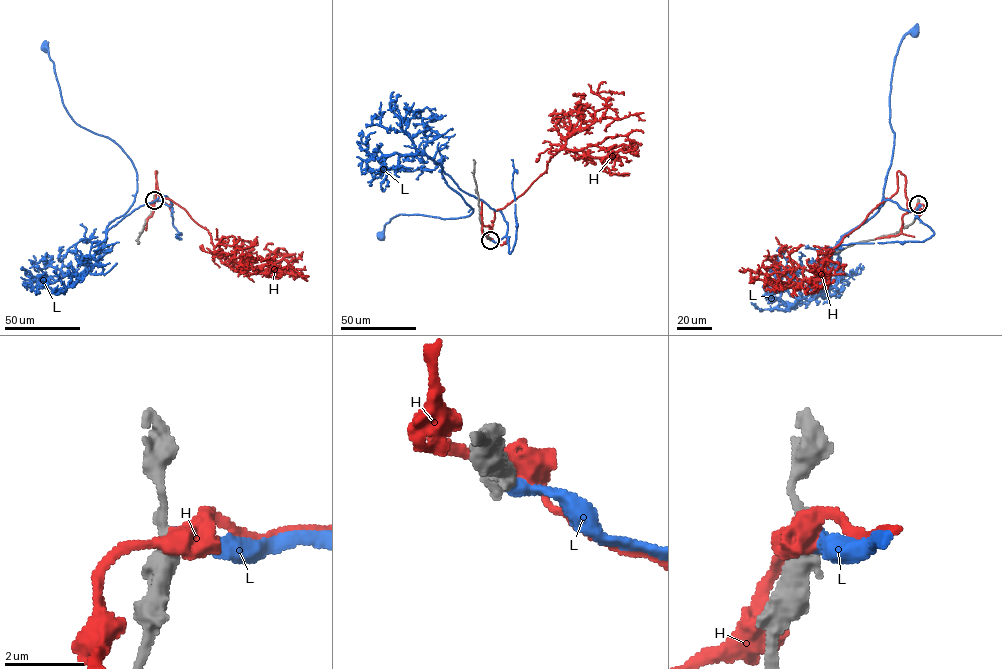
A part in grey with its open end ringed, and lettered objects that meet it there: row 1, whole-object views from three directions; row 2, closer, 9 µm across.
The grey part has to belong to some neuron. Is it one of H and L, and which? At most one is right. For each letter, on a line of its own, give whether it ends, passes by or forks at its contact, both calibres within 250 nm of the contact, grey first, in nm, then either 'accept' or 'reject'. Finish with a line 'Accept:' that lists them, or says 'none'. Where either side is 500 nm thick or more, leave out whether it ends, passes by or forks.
H: 440 nm thick on the grey side, 500 nm on the other; reject
L: it ends there; 420 nm thick on the grey side, 400 nm on the other; accept
Accept: L

